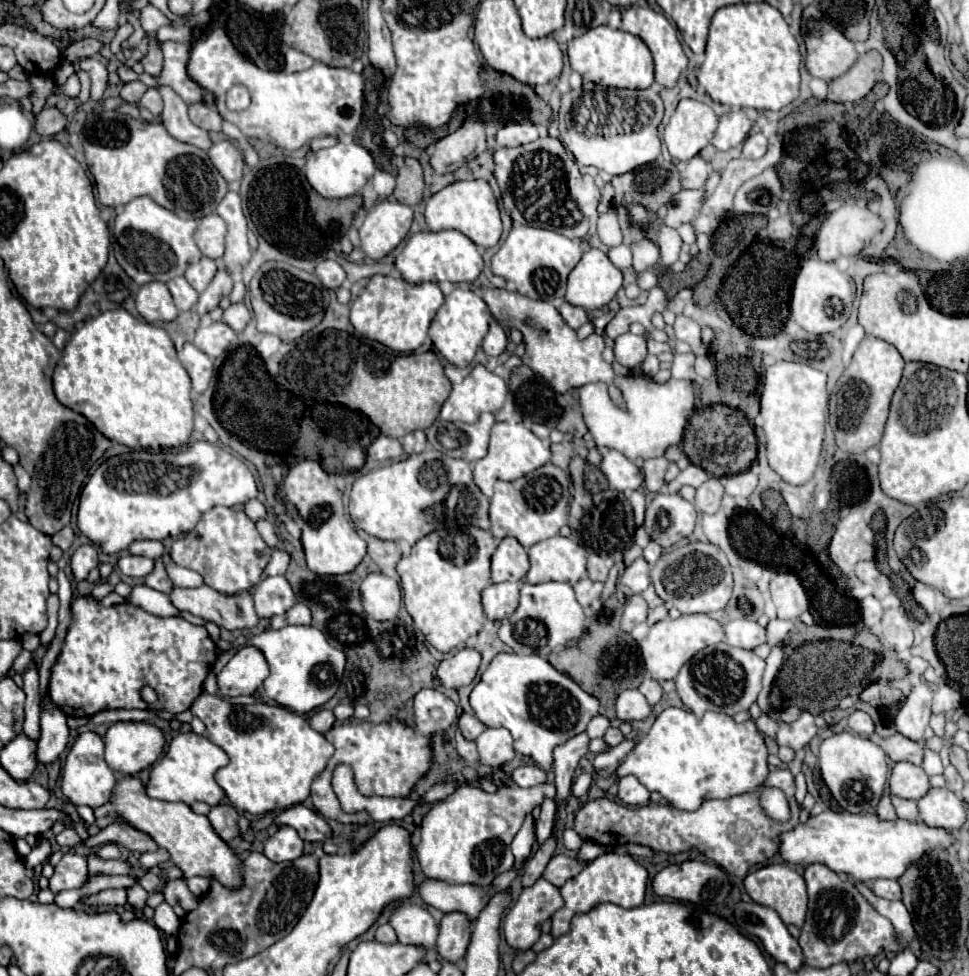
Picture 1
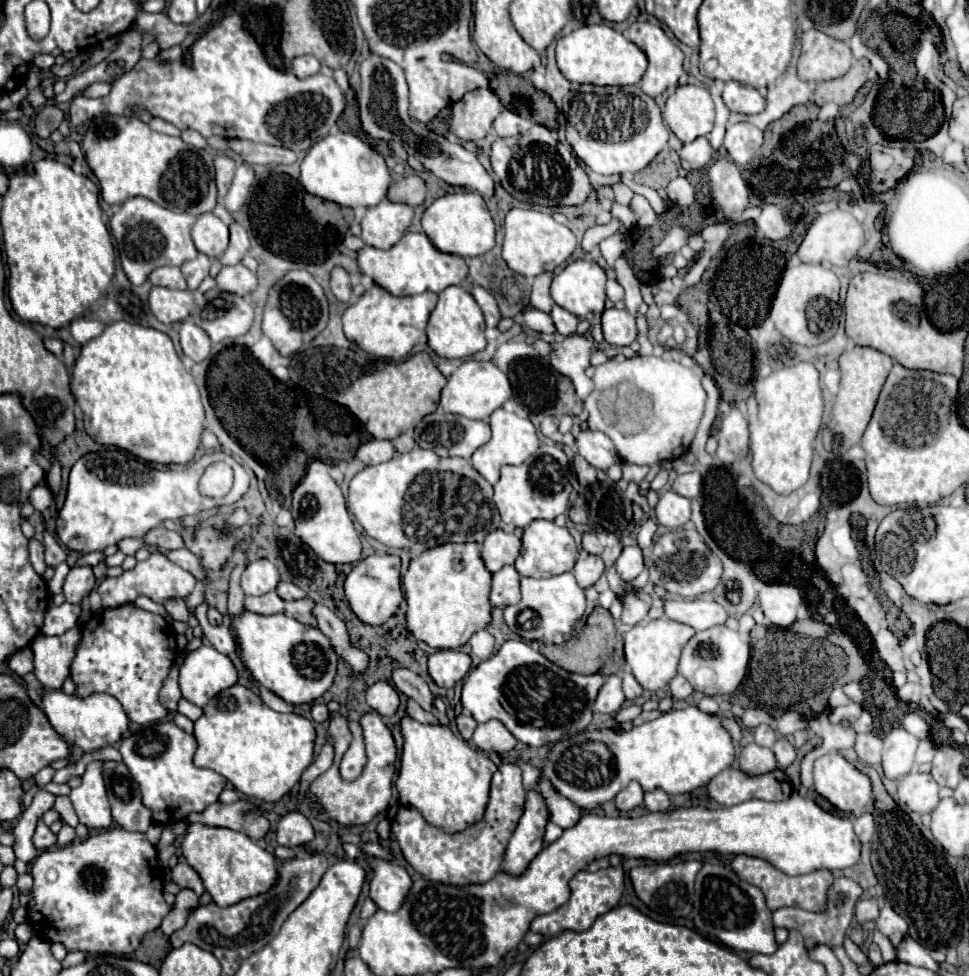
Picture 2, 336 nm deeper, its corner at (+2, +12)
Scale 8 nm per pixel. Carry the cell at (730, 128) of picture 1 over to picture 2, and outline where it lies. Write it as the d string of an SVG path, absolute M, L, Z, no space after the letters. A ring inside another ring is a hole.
M727 82L723 88L723 102L731 112L759 114L765 110L765 96L753 88L739 82Z

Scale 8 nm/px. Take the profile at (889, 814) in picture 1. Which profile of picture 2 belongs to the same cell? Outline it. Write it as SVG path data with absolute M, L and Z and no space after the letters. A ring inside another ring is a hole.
M863 814L863 816L855 818L855 834L861 844L867 844L871 840L873 832L875 832L875 822L873 822L871 814Z

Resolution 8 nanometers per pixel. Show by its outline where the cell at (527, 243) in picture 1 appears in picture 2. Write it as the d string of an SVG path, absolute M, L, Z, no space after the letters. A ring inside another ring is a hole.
M513 208L505 216L505 240L503 240L503 260L507 266L527 278L539 276L547 270L557 270L563 262L571 258L577 248L575 234L565 226L555 222L549 214L531 208Z

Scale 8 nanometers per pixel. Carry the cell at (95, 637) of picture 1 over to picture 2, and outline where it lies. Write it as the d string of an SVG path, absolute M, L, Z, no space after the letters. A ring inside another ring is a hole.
M125 604L113 610L103 610L83 626L83 636L77 648L77 656L71 664L71 678L79 696L105 692L123 704L131 722L149 724L167 716L158 693L163 680L173 666L177 648L167 640L171 628L159 616Z

